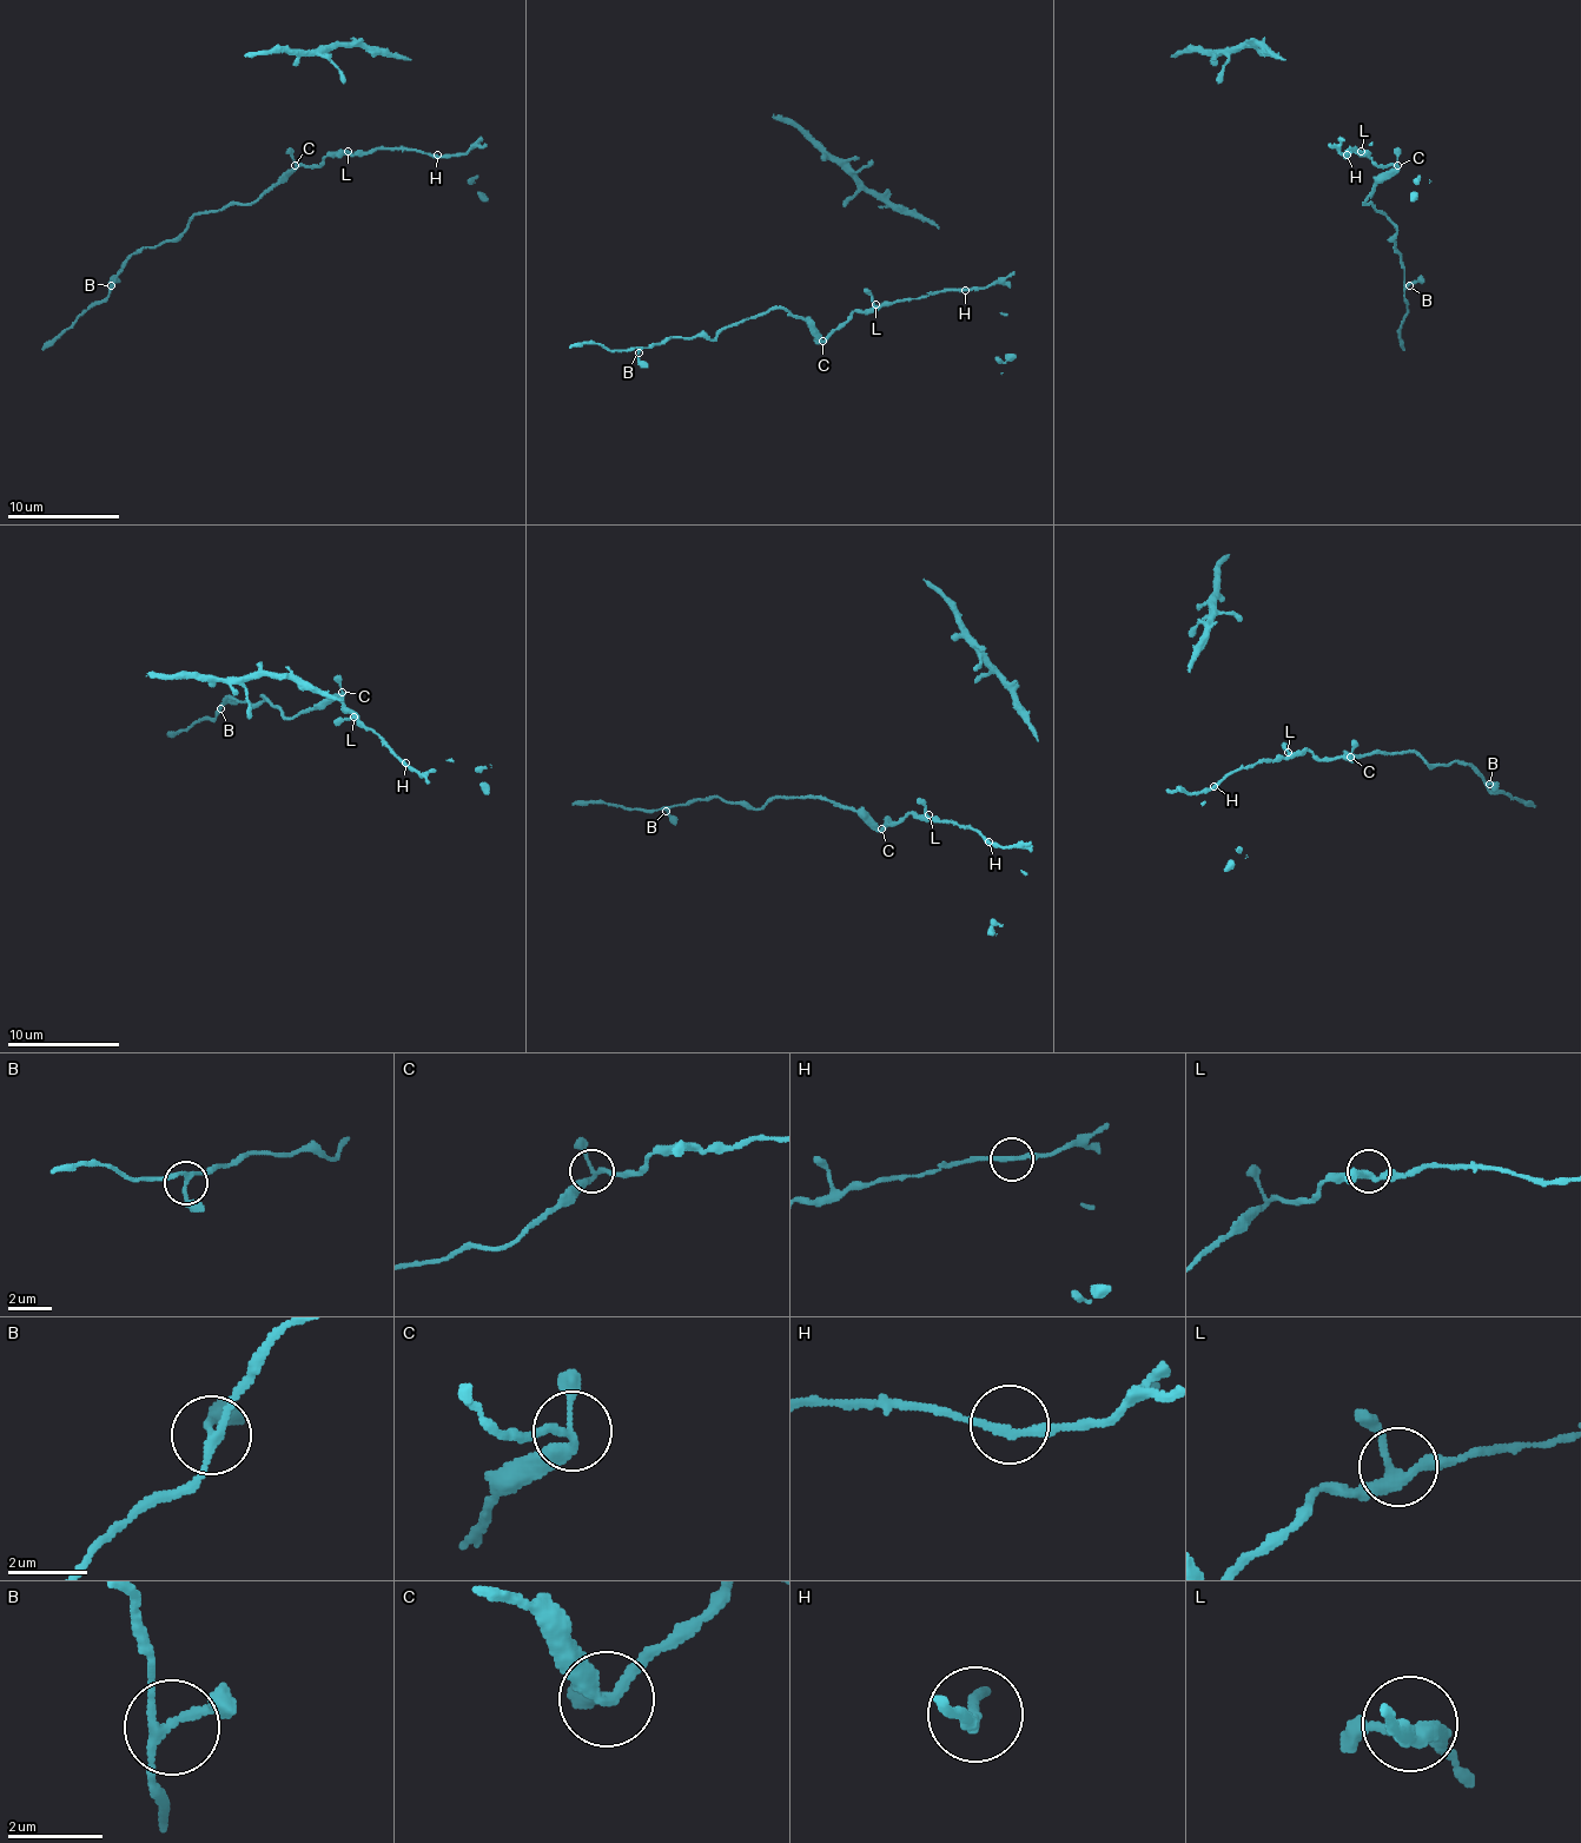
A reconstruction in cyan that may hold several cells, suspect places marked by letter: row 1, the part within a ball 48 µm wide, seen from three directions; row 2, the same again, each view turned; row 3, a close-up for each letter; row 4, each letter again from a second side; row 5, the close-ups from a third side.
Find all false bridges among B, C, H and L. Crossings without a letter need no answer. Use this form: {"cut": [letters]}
{"cut": []}

